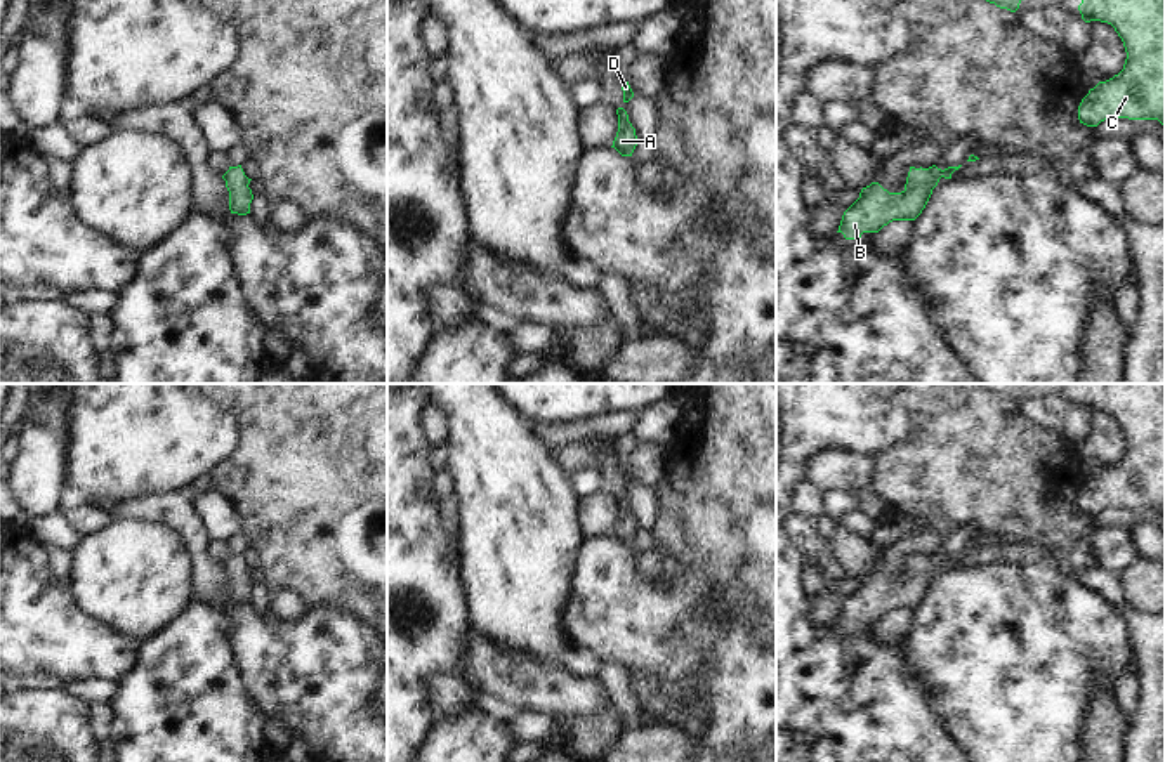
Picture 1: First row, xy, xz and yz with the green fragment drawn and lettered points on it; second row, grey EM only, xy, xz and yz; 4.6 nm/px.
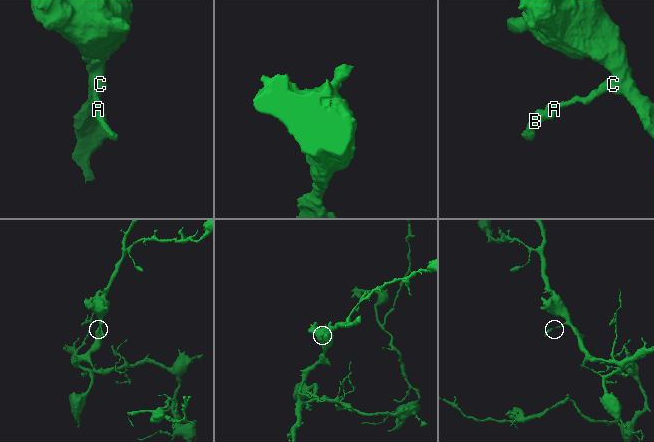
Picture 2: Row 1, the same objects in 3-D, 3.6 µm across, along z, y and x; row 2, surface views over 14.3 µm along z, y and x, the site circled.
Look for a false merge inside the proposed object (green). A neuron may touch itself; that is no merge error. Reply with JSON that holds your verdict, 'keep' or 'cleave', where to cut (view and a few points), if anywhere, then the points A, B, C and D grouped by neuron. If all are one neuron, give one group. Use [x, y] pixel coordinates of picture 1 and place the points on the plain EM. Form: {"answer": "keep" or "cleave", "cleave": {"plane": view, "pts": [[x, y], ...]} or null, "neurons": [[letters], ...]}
{"answer": "keep", "cleave": null, "neurons": [["A", "B", "C", "D"]]}

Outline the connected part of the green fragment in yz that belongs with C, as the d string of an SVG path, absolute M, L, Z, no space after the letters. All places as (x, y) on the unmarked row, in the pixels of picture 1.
M1082 384L1078 399L1085 411L1111 413L1127 441L1123 458L1082 488L1080 512L1097 516L1108 507L1129 507L1158 509L1165 516L1165 384Z

